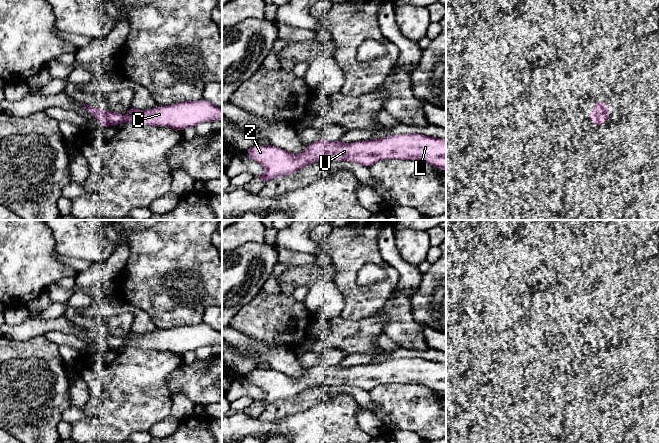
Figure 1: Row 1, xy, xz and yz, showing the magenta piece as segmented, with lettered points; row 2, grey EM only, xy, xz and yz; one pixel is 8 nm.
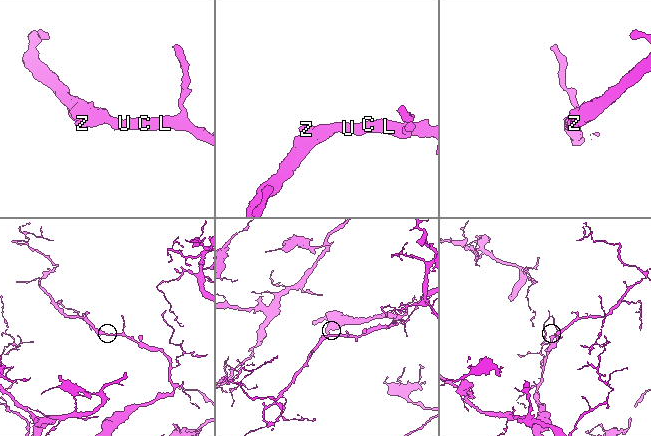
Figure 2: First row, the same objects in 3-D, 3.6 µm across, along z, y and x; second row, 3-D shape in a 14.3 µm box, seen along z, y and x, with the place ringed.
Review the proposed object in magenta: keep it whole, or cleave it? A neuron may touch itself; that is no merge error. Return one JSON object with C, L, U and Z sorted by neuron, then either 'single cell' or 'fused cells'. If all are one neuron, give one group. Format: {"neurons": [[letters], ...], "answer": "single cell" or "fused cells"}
{"neurons": [["C", "L", "U", "Z"]], "answer": "single cell"}

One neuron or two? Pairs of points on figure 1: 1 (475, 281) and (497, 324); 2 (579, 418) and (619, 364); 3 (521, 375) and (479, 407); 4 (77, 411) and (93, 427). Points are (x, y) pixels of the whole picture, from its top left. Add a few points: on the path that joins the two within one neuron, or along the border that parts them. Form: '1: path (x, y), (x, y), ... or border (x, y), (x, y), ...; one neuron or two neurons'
1: path (486, 292), (497, 303), (497, 313); one neuron
2: path (584, 402), (587, 385), (603, 369); one neuron
3: border (475, 398), (487, 405); two neurons
4: border (81, 406), (83, 416), (70, 424); two neurons

